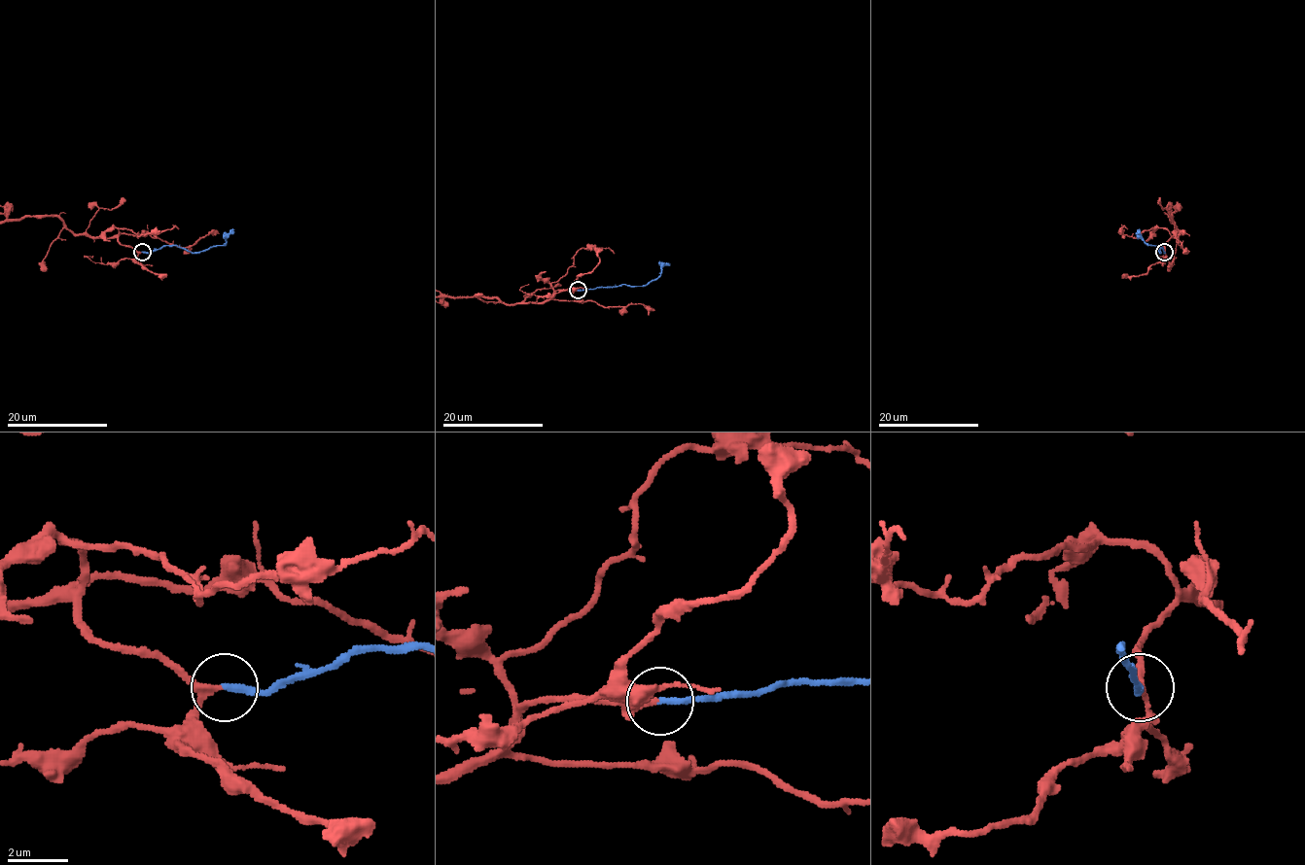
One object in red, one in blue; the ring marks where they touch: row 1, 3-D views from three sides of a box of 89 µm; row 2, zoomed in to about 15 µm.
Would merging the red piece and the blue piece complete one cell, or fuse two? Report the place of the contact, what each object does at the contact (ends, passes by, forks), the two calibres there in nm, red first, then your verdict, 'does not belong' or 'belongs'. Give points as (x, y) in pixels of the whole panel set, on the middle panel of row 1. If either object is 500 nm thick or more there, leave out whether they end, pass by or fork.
at (578, 290); red passes by; blue ends there; 170 nm thick on the red side, 220 nm on the other; belongs

